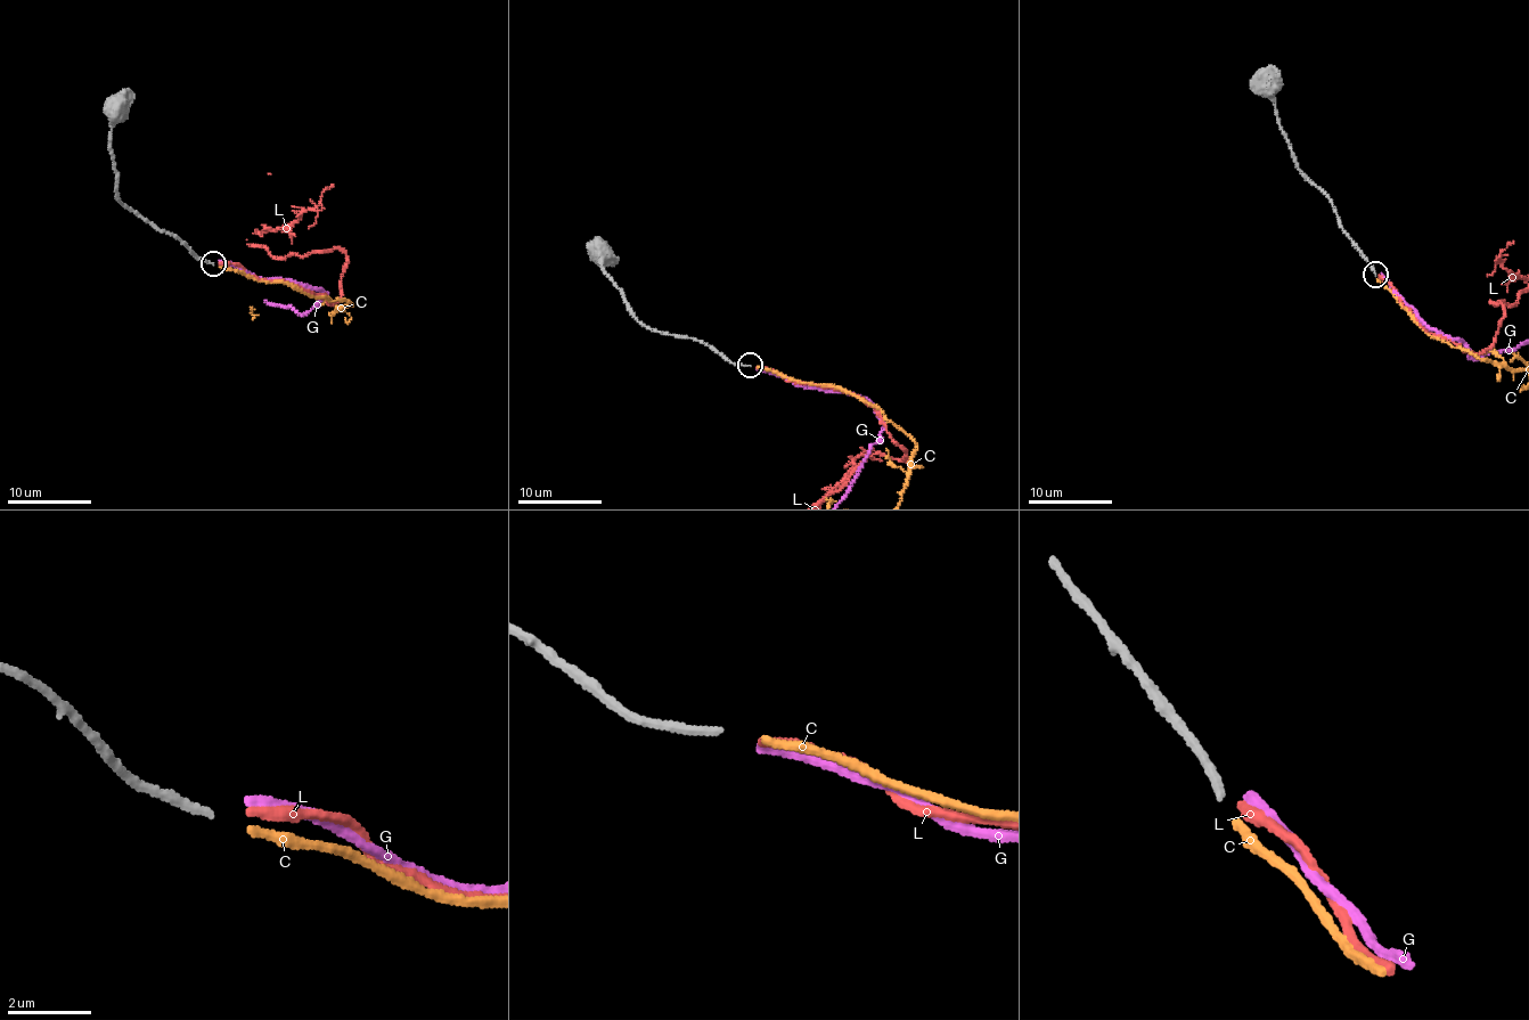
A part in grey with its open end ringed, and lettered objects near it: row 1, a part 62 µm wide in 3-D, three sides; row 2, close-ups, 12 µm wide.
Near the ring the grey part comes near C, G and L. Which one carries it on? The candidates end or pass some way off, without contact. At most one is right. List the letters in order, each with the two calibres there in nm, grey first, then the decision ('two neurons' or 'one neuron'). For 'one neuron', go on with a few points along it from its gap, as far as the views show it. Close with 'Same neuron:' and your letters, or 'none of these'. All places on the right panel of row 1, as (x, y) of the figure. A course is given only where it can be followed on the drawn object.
C: 200 nm thick on the grey side, 200 nm on the other; two neurons
G: 200 nm thick on the grey side, 260 nm on the other; two neurons
L: 200 nm thick on the grey side, 240 nm on the other; one neuron
Same neuron: L

